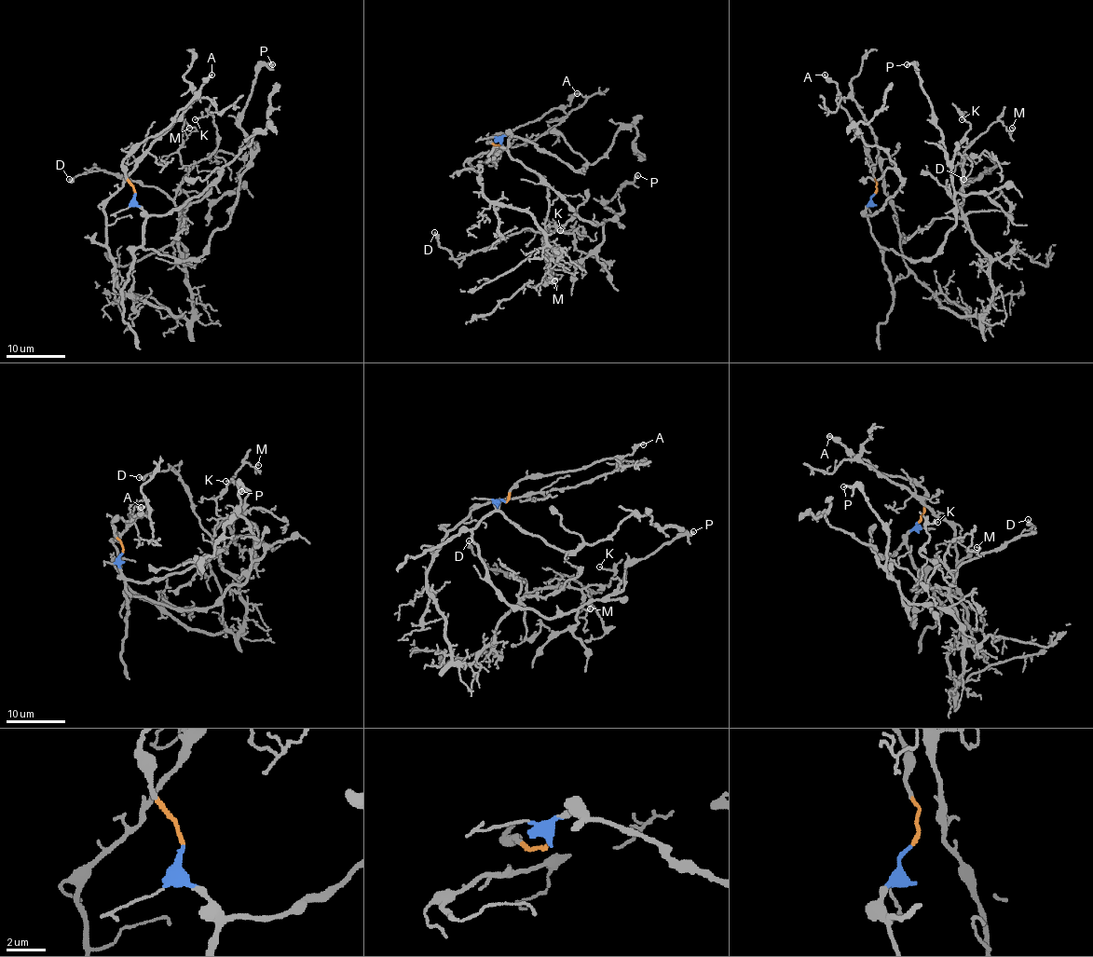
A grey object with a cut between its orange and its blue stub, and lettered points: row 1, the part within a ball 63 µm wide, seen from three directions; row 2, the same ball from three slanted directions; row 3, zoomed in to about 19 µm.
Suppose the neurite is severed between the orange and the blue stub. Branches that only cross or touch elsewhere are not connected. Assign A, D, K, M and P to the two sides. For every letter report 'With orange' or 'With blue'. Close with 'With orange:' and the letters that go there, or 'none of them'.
A: With orange
D: With blue
K: With blue
M: With blue
P: With blue
With orange: A

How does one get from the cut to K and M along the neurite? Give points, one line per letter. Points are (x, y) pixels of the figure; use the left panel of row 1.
K: (135, 194), (144, 247), (205, 252), (238, 192), (190, 191), (178, 211), (218, 144), (209, 114), (195, 119)
M: (135, 194), (143, 246), (205, 252), (238, 192), (190, 191), (178, 211), (190, 127)

